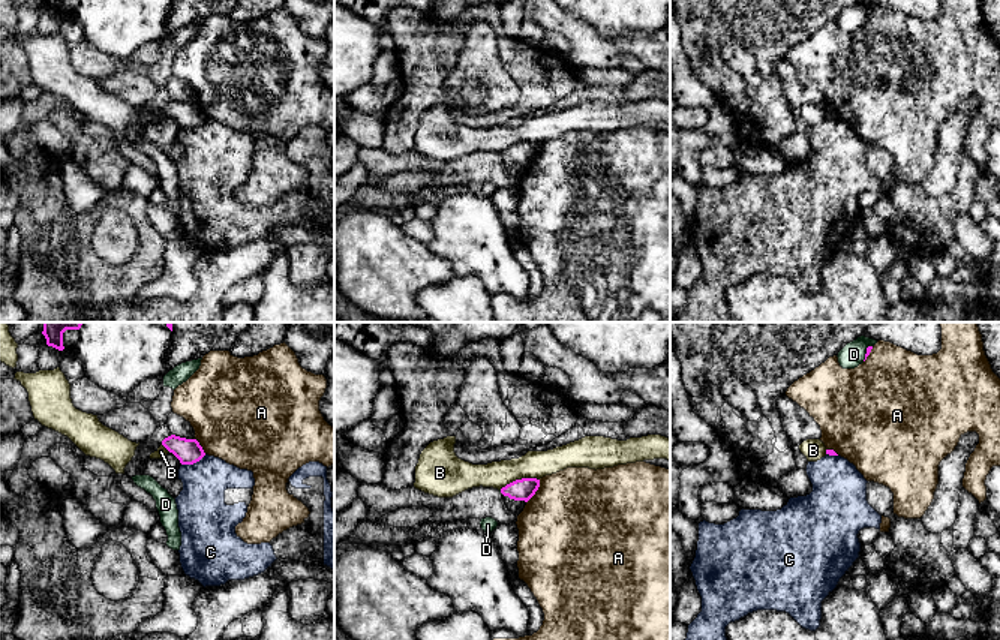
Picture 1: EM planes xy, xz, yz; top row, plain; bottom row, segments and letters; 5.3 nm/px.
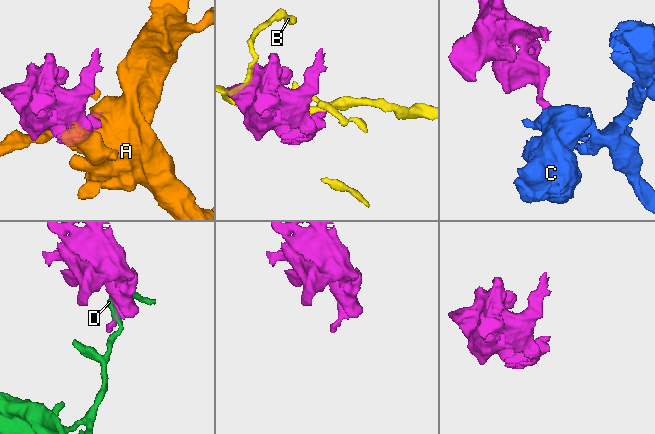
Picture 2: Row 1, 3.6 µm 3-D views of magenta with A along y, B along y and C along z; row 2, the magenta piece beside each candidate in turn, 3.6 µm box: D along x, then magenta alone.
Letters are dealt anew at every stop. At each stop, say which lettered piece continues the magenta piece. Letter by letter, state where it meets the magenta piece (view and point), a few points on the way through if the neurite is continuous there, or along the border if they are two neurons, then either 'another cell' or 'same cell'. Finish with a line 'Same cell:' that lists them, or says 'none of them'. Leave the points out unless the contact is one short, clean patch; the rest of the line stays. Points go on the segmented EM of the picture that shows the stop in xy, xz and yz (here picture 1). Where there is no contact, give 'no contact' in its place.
A: meets magenta in xz at (535, 490); another cell
B: meets magenta in xz at (519, 480); another cell
C: meets magenta in xy at (194, 462); border along xy (206, 454), (192, 463), (182, 465); another cell
D: meets magenta in yz at (867, 352); border along yz (871, 345), (867, 348), (862, 360); another cell
Same cell: none of them

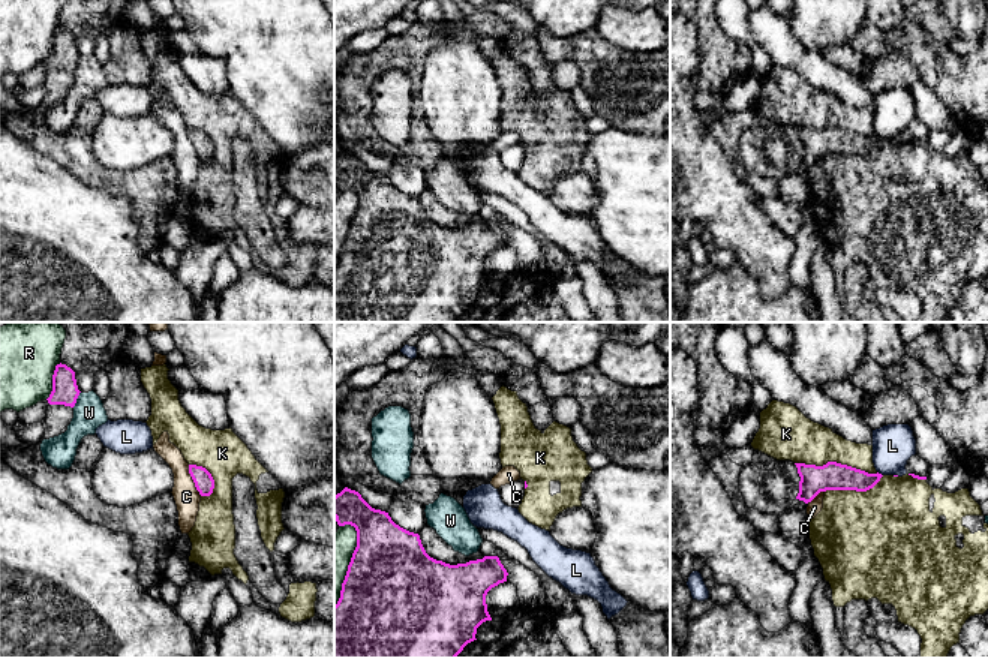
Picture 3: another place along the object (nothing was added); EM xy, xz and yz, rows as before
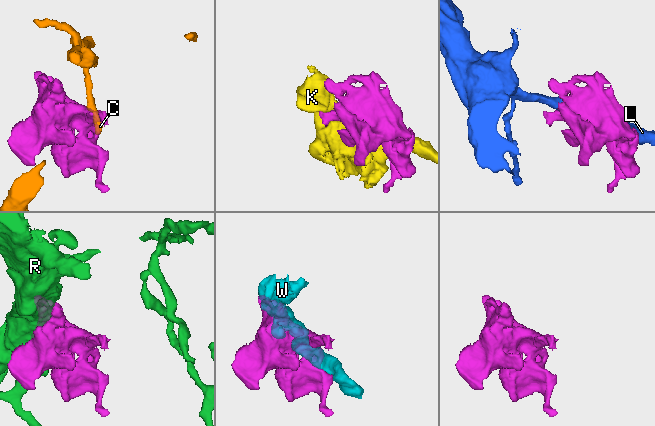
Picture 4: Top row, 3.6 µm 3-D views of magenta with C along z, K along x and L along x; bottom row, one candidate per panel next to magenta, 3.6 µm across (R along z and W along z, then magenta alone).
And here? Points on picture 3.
C: meets magenta in xy at (192, 478); border along xy (188, 465), (194, 486), (201, 495); another cell
K: meets magenta in yz at (835, 462); another cell
L: meets magenta in yz at (880, 474); border along yz (877, 471), (882, 475); another cell
R: meets magenta in xy at (53, 381); another cell
W: meets magenta in xy at (77, 397); another cell
Same cell: none of them

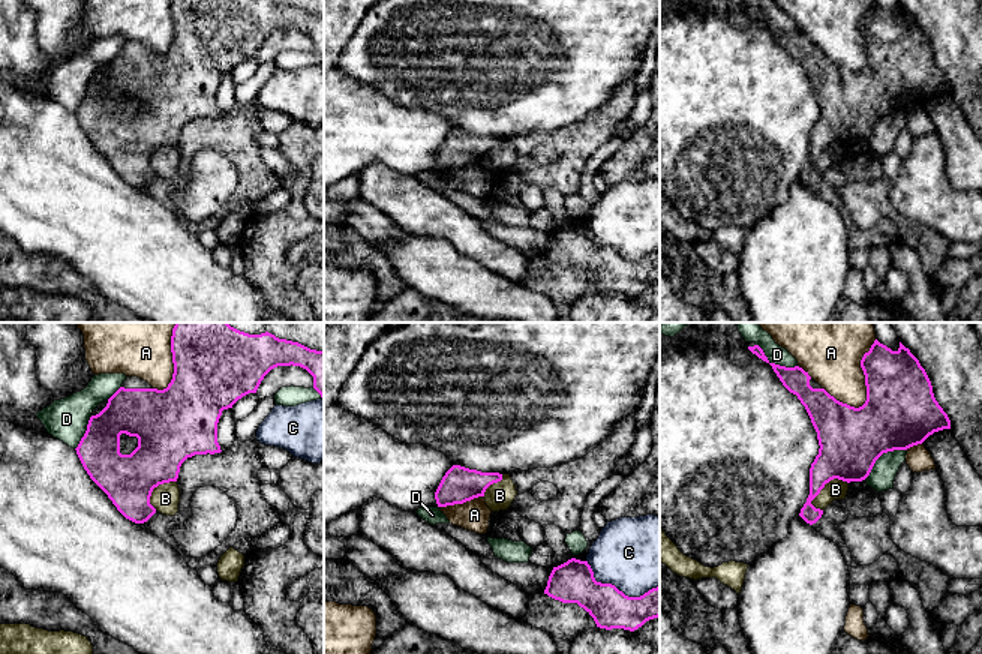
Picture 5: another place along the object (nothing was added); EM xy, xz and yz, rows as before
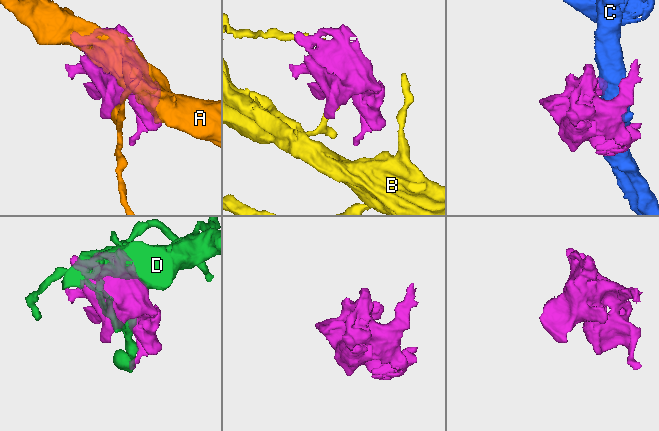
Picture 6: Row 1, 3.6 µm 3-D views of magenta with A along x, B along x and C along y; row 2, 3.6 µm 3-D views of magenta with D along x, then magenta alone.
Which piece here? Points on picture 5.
A: meets magenta in yz at (867, 392); another cell
B: meets magenta in yz at (826, 482); border along yz (847, 482), (831, 479), (810, 503); another cell
C: meets magenta in xz at (616, 588); another cell
D: meets magenta in yz at (774, 363); another cell
Same cell: none of them

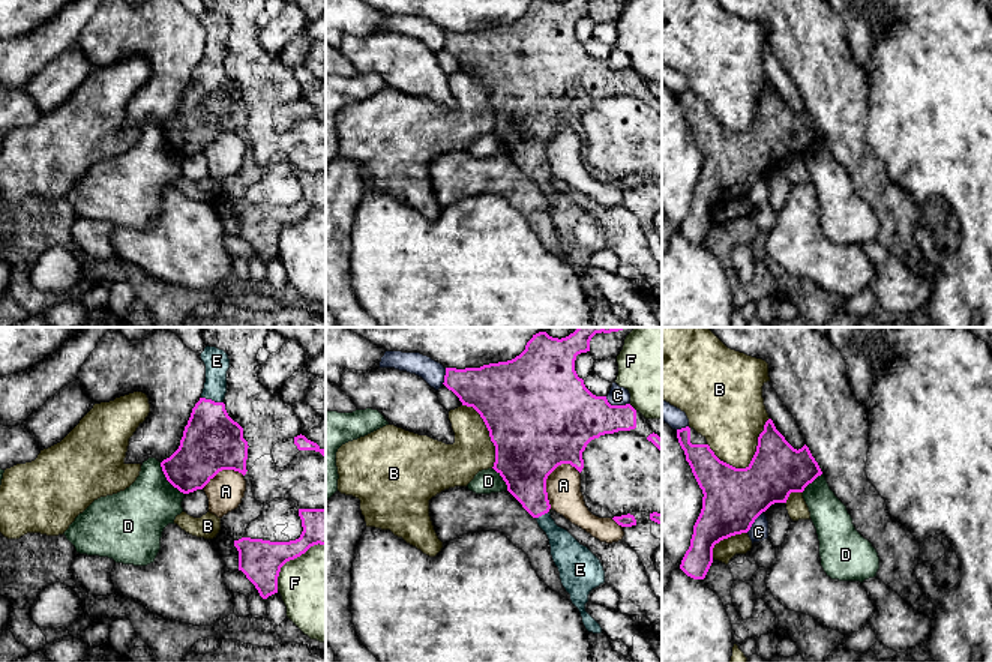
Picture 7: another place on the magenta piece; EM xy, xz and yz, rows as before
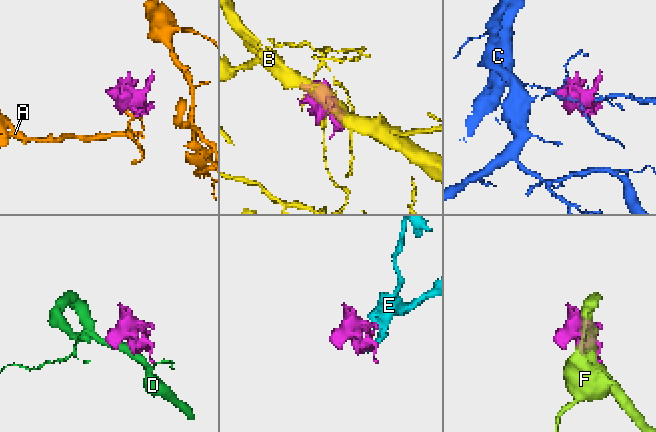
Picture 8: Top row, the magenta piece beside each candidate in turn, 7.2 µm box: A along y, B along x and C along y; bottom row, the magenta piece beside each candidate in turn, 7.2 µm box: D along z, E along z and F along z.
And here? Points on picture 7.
A: meets magenta in xz at (545, 482); another cell
B: meets magenta in yz at (751, 463); another cell
C: meets magenta in xz at (617, 406); another cell
D: meets magenta in xy at (167, 479); border along xy (159, 463), (164, 476), (183, 494); another cell
E: meets magenta in xy at (210, 400); same cell
F: meets magenta in xy at (291, 559); another cell
Same cell: E

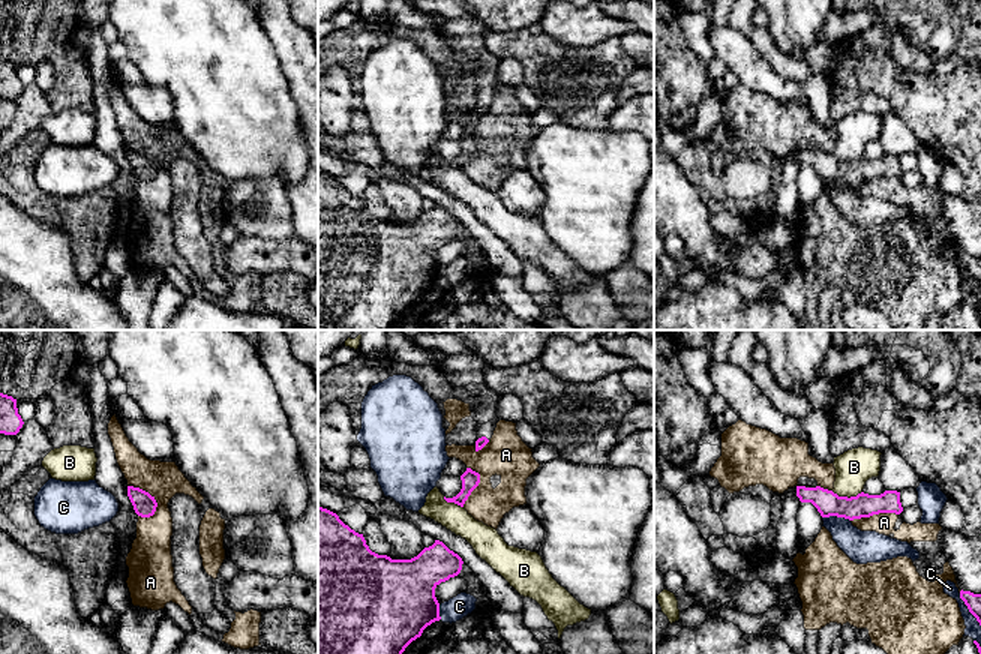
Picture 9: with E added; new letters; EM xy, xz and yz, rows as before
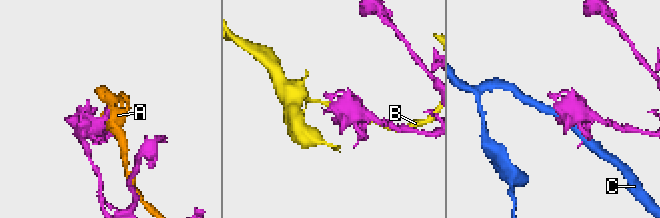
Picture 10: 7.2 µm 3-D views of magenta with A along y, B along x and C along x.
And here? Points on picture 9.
A: meets magenta in yz at (873, 513); another cell
B: meets magenta in yz at (846, 497); another cell
C: meets magenta in yz at (836, 515); another cell
Same cell: none of them

